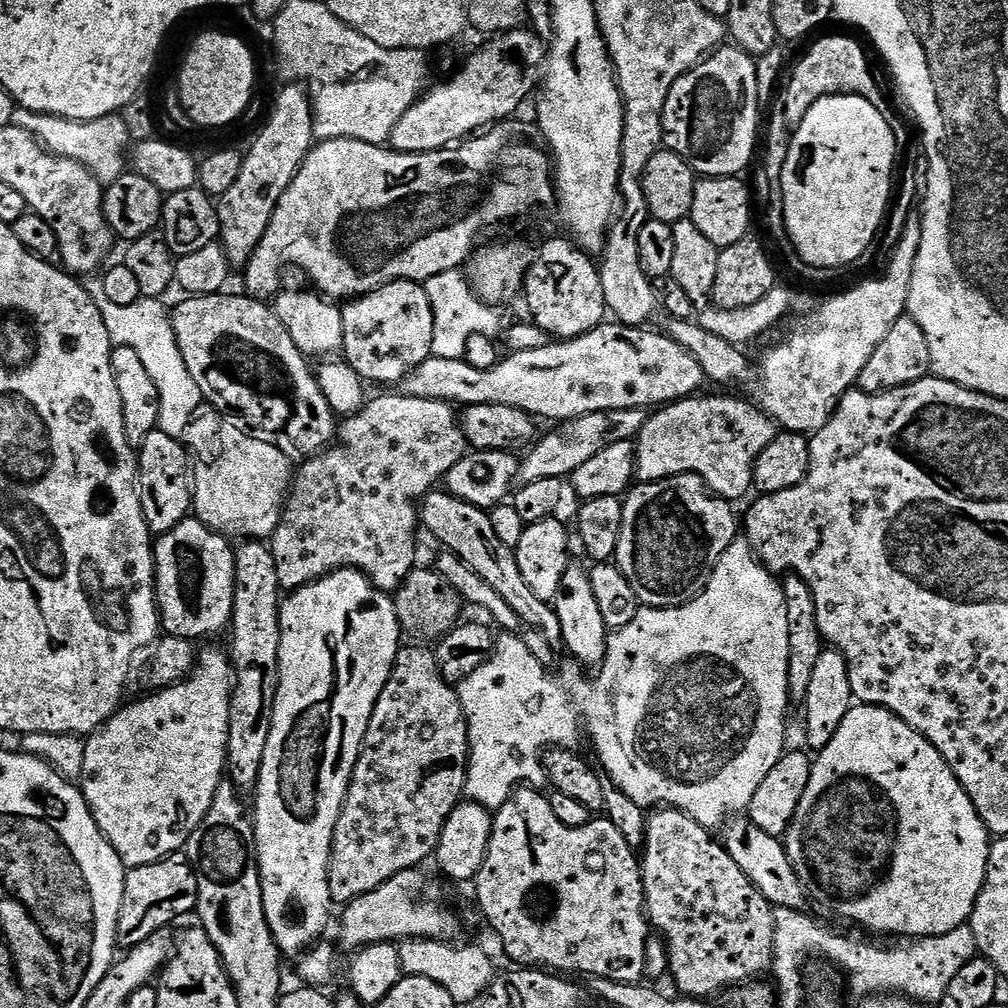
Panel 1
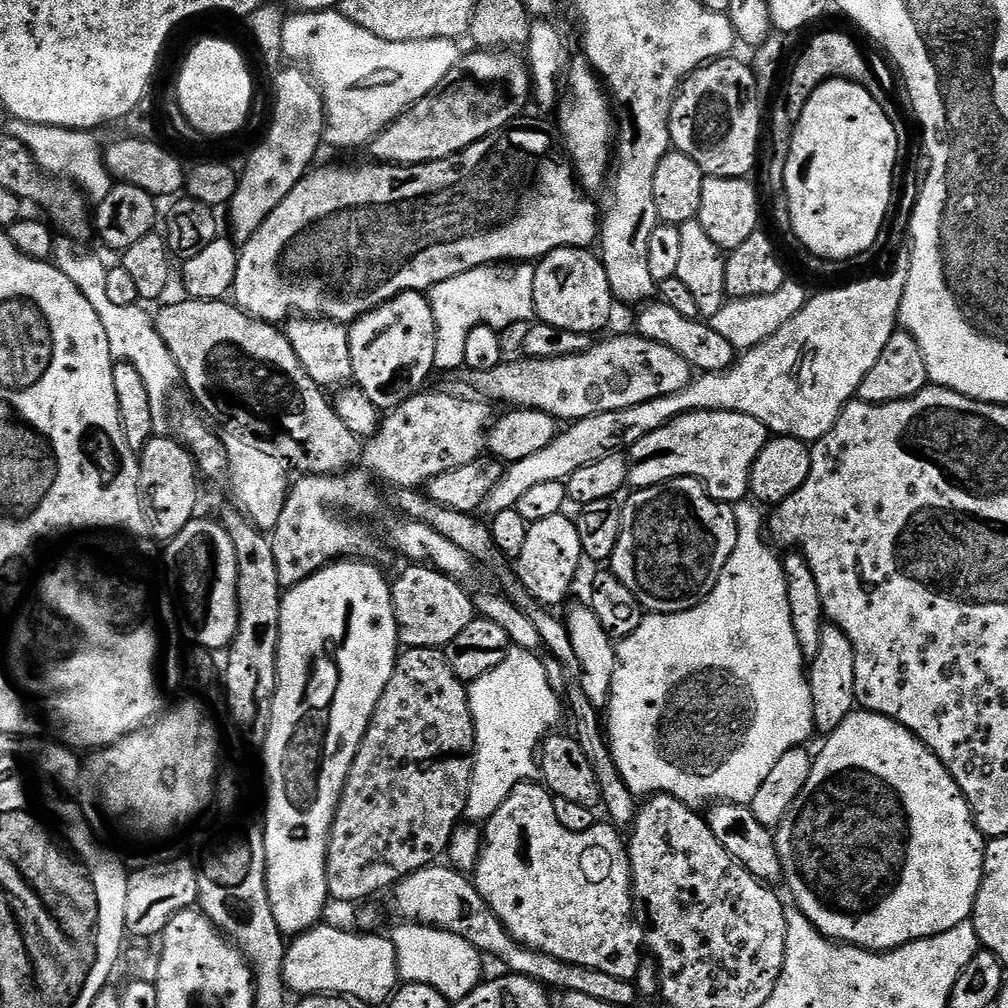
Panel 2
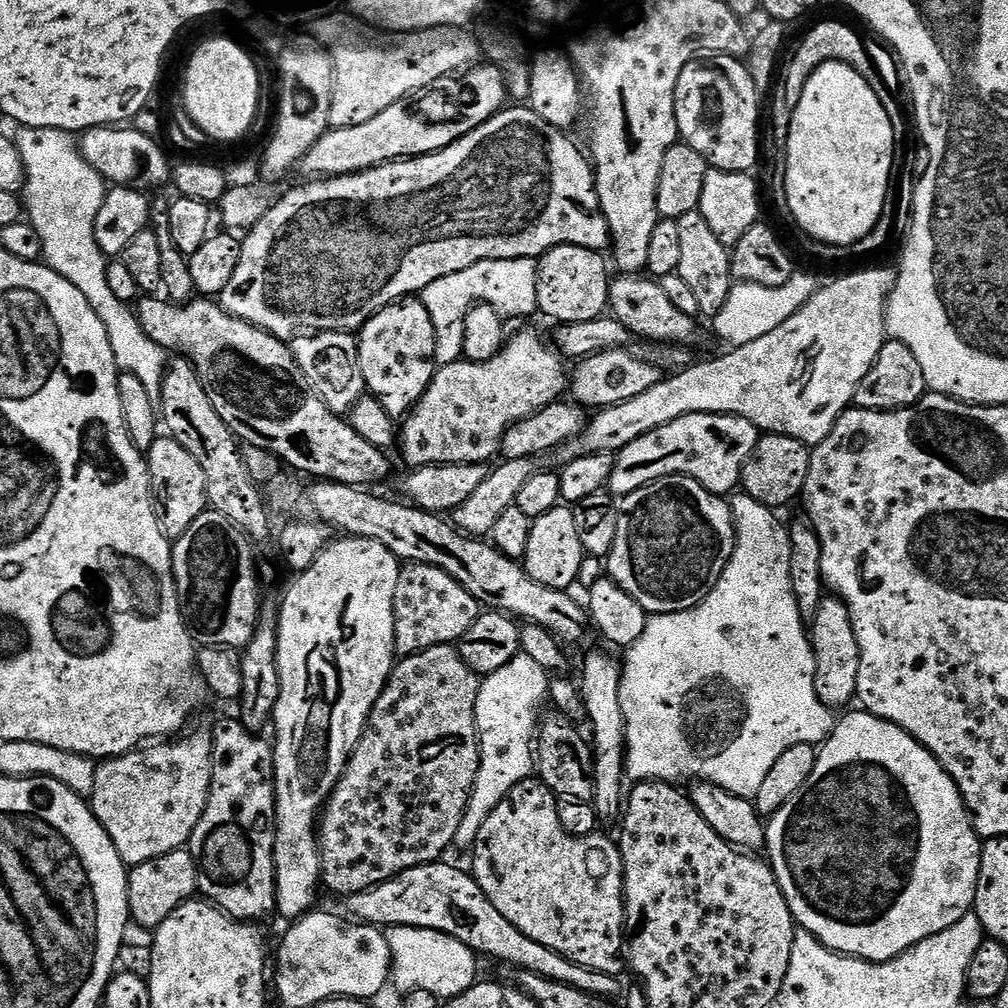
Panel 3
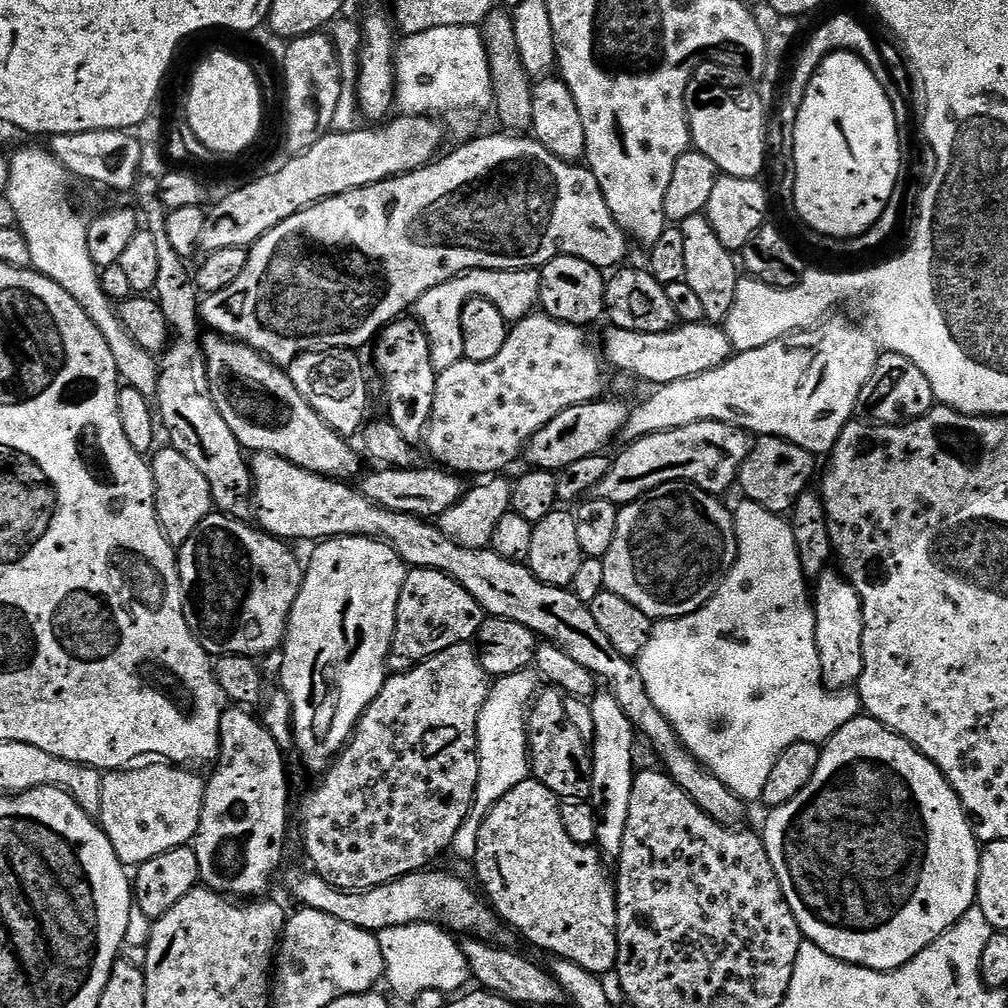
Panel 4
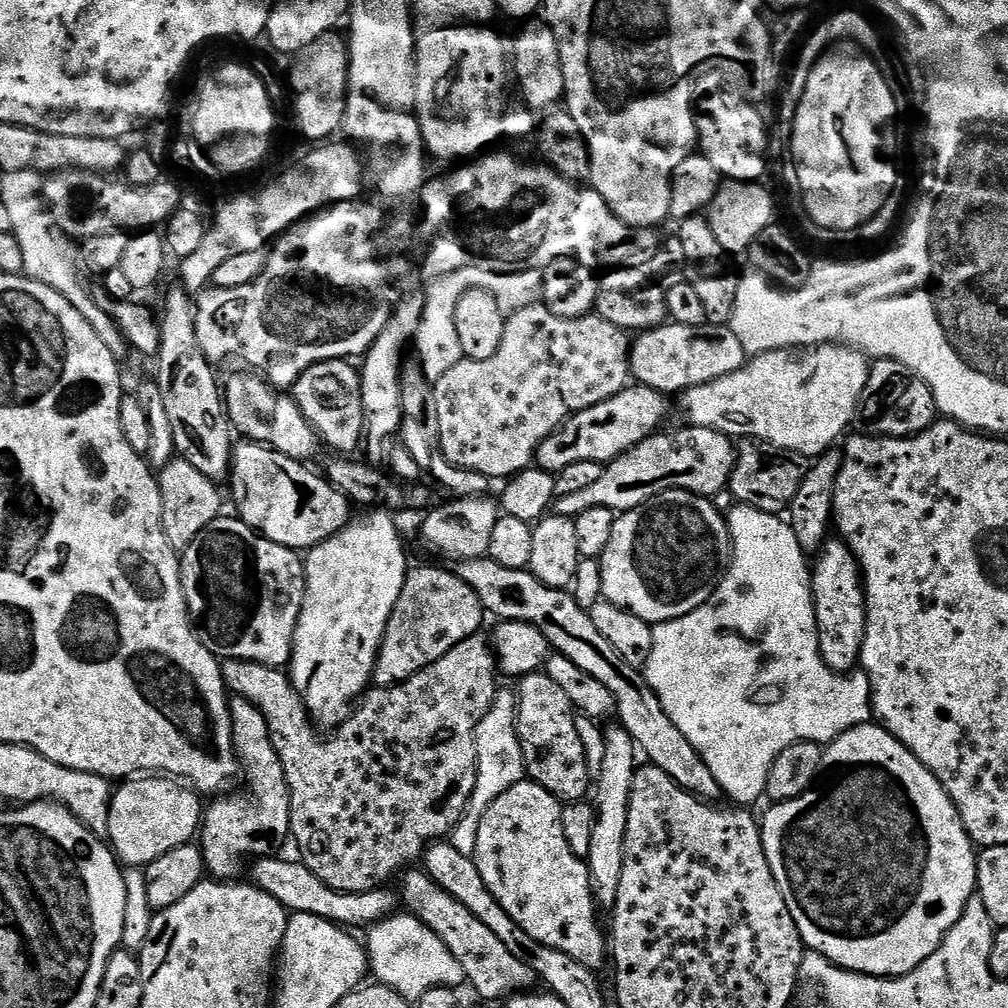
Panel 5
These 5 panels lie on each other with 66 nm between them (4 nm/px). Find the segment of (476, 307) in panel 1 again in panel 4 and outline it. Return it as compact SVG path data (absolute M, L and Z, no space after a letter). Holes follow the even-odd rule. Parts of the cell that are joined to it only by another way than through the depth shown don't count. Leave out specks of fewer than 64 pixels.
M478 268L426 290L426 294L422 294L422 298L418 298L414 305L414 316L424 328L430 346L430 362L437 373L450 370L450 366L464 359L462 310L466 302L475 300L477 296L494 302L494 306L502 310L502 318L509 322L521 320L523 316L531 316L537 311L540 303L539 271L534 268L523 268L517 272L499 272Z

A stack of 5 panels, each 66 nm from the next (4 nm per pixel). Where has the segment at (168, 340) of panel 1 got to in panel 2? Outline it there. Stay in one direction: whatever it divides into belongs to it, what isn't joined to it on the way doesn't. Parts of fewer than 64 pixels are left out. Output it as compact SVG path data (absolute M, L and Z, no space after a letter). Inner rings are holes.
M68 238L61 239L56 245L54 263L62 269L66 278L82 290L82 294L94 306L98 318L102 318L102 326L106 326L106 338L110 342L110 350L117 361L132 364L138 374L142 374L142 382L146 382L146 394L150 394L150 410L154 414L153 433L164 434L170 428L170 401L174 395L172 387L181 383L180 367L174 362L174 354L162 342L156 329L156 321L151 311L140 308L139 303L130 306L117 306L106 298L106 278L108 268L96 256L87 256L79 252Z

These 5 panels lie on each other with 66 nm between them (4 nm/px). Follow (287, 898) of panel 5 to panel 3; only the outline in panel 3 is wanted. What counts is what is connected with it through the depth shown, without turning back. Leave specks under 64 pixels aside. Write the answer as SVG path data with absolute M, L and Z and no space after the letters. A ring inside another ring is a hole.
M444 863L414 866L378 886L343 897L342 904L349 912L345 913L361 924L374 924L381 930L402 926L438 930L450 938L458 938L458 942L481 957L489 956L492 960L509 964L512 970L542 974L542 978L574 986L591 996L613 998L619 994L621 981L617 977L578 966L562 954L550 950L550 946L534 942L534 938L522 934L518 926L506 922L506 918L498 914L498 909L492 905L490 898L486 898L471 871L464 869L463 872L452 864Z

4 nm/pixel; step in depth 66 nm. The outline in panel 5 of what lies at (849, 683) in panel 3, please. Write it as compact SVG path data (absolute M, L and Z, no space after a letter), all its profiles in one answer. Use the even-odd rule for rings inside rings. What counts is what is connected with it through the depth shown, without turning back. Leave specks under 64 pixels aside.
M839 538L825 540L815 553L812 573L812 611L816 614L816 633L820 653L832 672L845 674L860 663L860 651L864 645L866 606L864 605L864 582L860 563L847 544Z

